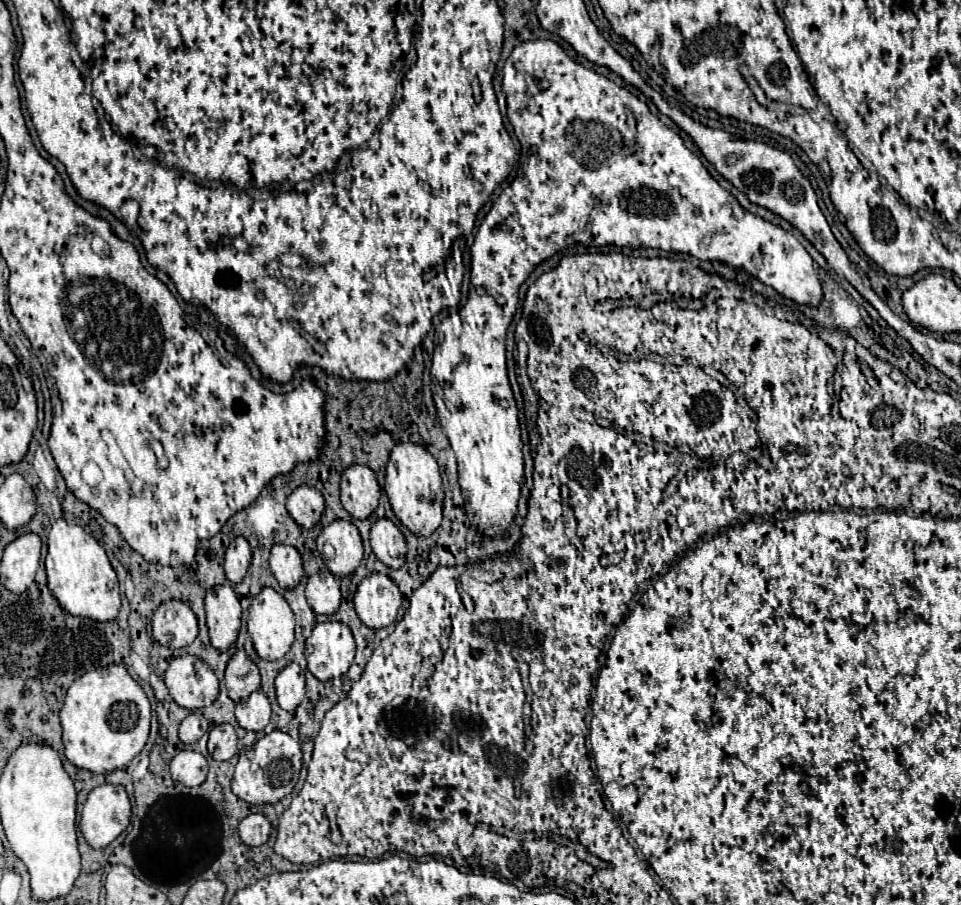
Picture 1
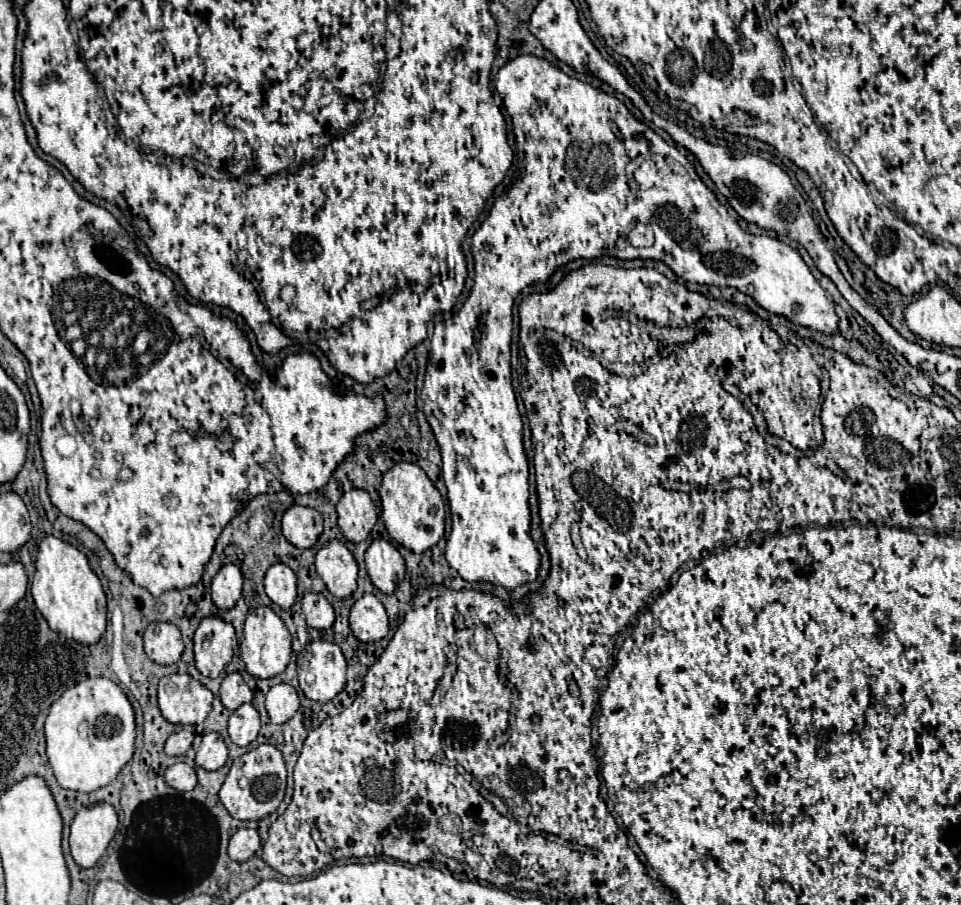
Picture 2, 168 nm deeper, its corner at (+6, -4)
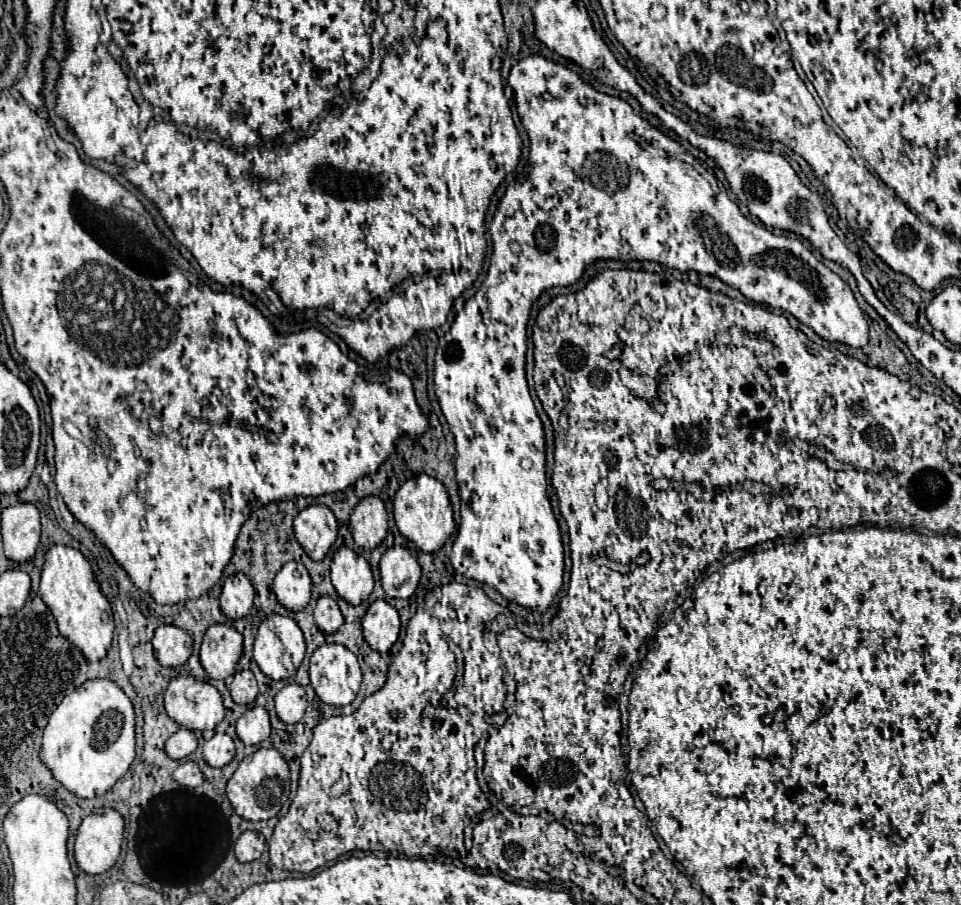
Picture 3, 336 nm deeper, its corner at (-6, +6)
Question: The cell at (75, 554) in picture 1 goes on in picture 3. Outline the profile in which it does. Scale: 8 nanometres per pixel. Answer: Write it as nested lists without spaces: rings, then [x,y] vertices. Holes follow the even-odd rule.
[[[55,545],[45,555],[45,567],[41,571],[41,599],[53,613],[59,633],[69,639],[79,651],[85,655],[87,661],[99,661],[107,655],[113,639],[113,611],[111,603],[101,593],[99,585],[95,583],[93,571],[89,561],[81,555],[81,551]]]

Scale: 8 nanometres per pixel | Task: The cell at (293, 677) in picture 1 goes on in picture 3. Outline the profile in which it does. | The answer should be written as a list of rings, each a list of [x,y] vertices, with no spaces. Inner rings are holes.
[[[287,685],[275,695],[275,709],[277,717],[287,725],[297,725],[307,707],[307,695],[301,685]]]

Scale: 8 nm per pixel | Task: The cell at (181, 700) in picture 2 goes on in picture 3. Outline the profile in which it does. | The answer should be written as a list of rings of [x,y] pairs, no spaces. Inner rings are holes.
[[[177,677],[165,691],[165,711],[175,723],[191,731],[215,729],[225,719],[219,691],[195,677]]]

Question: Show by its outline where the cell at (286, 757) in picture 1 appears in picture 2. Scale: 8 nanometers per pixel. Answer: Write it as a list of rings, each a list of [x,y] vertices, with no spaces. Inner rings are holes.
[[[263,743],[233,761],[227,779],[219,791],[219,799],[235,819],[259,821],[279,807],[285,795],[285,787],[287,787],[287,769],[283,755],[277,747]]]

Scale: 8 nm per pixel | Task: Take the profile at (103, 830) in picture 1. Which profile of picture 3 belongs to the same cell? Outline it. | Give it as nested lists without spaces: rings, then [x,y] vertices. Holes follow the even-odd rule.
[[[115,809],[87,815],[75,837],[75,861],[87,875],[99,875],[111,869],[121,853],[123,817]]]

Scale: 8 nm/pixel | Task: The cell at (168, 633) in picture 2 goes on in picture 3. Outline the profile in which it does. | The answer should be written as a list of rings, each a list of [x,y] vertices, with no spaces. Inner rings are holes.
[[[161,625],[153,637],[153,651],[163,667],[179,667],[191,655],[193,639],[175,625]]]

